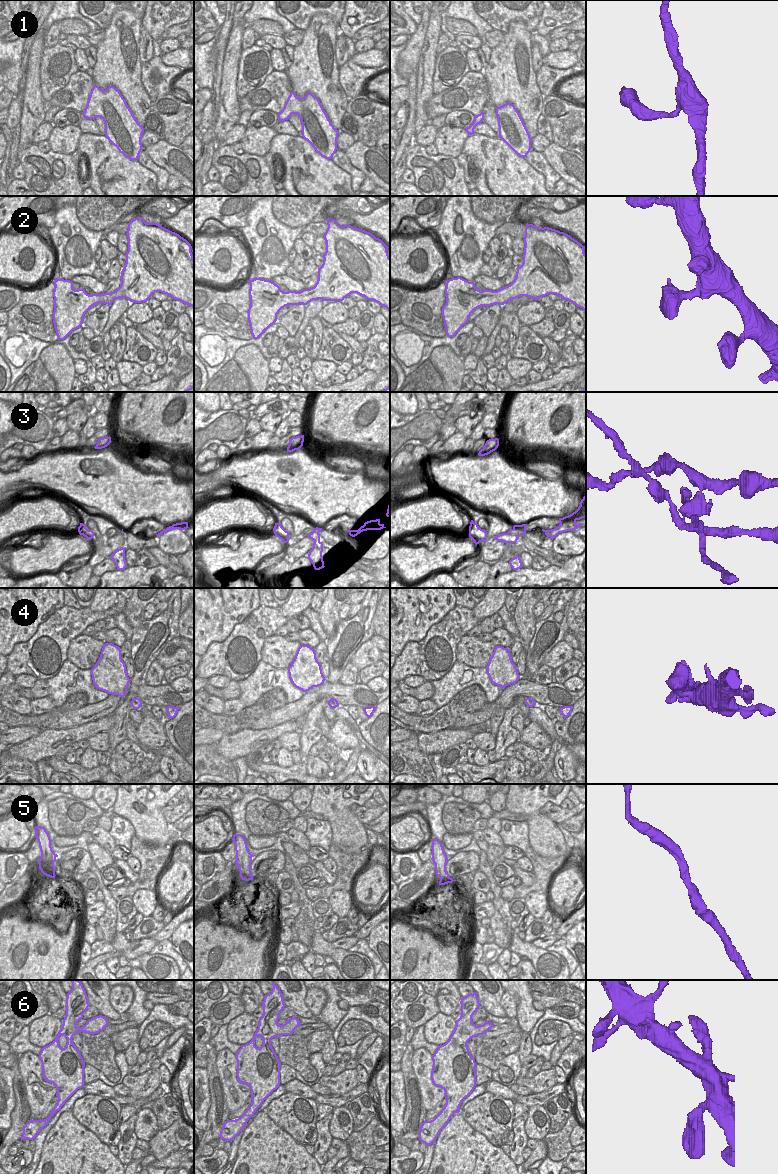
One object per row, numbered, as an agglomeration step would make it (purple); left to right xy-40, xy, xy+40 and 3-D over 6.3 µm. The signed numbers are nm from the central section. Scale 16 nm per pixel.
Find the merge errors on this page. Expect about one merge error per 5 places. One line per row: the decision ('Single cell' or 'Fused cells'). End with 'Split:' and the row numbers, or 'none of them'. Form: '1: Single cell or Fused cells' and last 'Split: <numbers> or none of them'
1: Single cell
2: Single cell
3: Fused cells
4: Single cell
5: Single cell
6: Single cell
Split: 3

